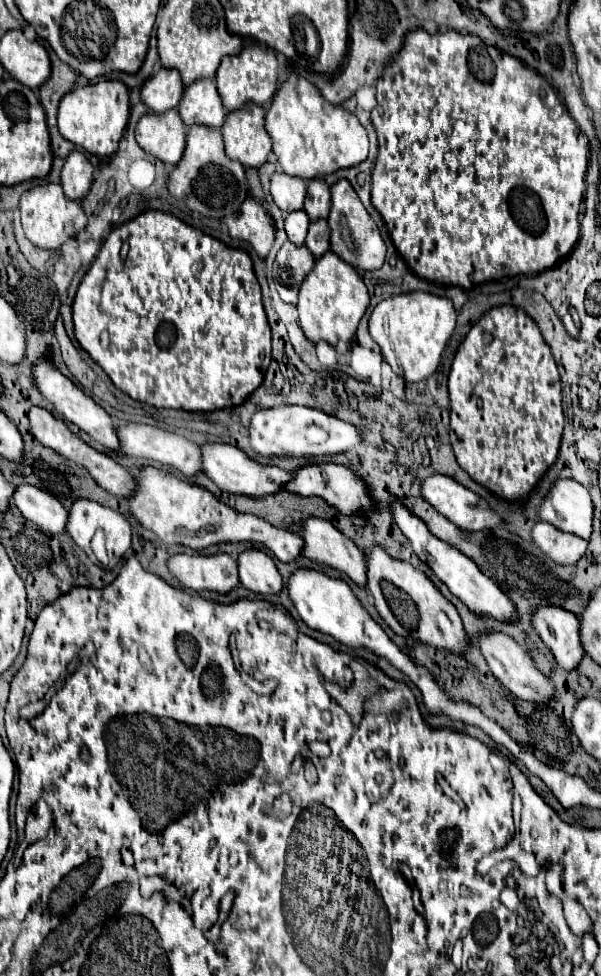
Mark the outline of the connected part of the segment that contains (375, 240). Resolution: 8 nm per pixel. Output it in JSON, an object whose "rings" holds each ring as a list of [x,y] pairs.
{"rings":[[[345,179],[337,181],[331,187],[331,201],[333,201],[333,207],[345,215],[353,243],[355,243],[351,265],[357,271],[379,269],[385,261],[385,243],[381,239],[381,233],[375,221],[365,211],[357,193],[351,189],[349,183],[345,183]]]}

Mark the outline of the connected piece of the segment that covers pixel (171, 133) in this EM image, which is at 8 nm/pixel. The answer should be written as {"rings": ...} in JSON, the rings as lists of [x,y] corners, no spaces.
{"rings":[[[177,109],[165,111],[161,115],[143,115],[135,133],[139,147],[167,165],[177,165],[183,157],[187,133]]]}

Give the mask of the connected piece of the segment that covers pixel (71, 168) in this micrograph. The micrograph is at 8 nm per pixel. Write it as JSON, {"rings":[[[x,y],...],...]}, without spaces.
{"rings":[[[73,151],[73,155],[67,157],[63,171],[61,171],[61,185],[65,189],[65,195],[73,201],[81,201],[93,181],[93,165],[87,161],[87,157],[79,151]]]}

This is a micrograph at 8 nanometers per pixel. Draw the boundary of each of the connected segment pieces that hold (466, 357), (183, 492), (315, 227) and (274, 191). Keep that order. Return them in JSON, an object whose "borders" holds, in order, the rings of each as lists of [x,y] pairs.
{"borders":[[[[501,305],[487,311],[459,345],[451,363],[447,387],[451,401],[449,437],[461,469],[503,501],[525,501],[555,463],[563,433],[559,371],[539,327],[523,309]]],[[[155,467],[135,469],[135,479],[137,479],[137,493],[129,497],[129,507],[135,513],[135,517],[167,545],[177,543],[191,549],[205,549],[217,543],[253,541],[271,549],[273,555],[283,563],[295,561],[301,555],[303,549],[301,535],[277,529],[255,515],[233,511],[231,507],[215,499],[207,489],[181,481]]],[[[325,219],[311,223],[307,233],[307,247],[315,259],[321,259],[321,255],[329,251],[329,237],[331,237],[331,229]]],[[[275,173],[271,177],[271,197],[283,213],[303,209],[303,199],[307,193],[307,181],[285,173]]]]}

